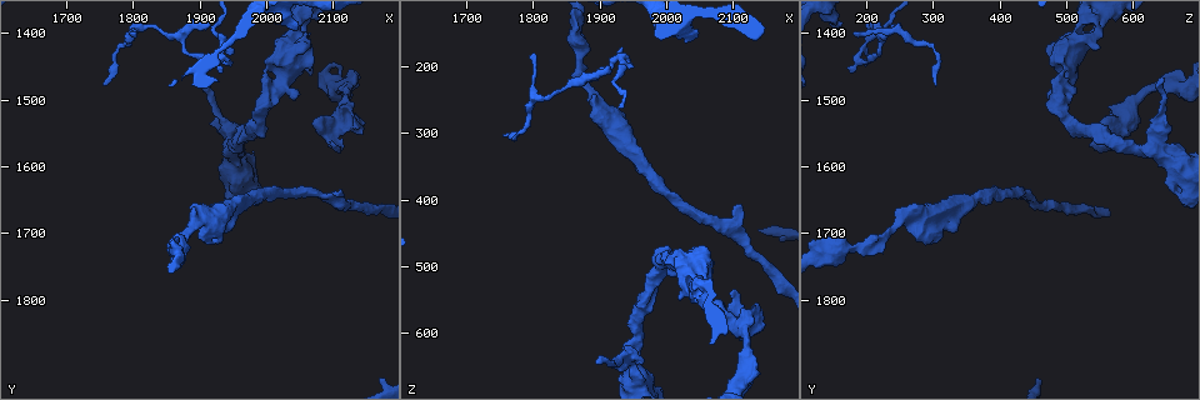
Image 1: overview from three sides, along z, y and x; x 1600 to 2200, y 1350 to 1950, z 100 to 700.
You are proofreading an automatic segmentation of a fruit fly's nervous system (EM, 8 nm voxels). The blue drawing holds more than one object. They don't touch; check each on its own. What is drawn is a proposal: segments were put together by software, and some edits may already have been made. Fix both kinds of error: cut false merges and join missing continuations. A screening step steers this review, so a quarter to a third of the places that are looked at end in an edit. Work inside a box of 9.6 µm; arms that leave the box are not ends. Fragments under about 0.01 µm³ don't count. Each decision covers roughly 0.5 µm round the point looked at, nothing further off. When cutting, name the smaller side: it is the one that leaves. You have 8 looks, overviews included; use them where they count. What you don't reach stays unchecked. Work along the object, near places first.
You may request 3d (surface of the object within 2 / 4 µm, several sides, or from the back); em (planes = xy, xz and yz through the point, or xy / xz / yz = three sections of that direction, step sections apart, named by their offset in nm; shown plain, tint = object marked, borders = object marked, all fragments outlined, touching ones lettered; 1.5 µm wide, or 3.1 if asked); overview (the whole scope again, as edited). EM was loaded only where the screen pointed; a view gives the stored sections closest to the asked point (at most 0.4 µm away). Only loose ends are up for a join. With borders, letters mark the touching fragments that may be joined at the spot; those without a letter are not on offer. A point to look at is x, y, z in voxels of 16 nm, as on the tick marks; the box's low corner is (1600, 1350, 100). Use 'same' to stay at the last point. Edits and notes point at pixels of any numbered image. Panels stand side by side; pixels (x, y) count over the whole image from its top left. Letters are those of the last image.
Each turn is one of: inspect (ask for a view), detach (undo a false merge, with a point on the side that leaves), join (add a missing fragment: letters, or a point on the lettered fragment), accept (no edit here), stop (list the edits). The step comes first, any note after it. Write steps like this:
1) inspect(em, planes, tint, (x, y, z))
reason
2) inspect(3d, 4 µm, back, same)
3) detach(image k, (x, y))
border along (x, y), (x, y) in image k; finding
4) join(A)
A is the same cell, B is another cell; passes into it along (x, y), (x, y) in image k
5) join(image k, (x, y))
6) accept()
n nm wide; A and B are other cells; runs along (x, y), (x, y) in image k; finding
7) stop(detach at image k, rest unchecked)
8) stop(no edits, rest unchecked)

inspect(em, planes, borders, (1990, 1455, 495))
an open end

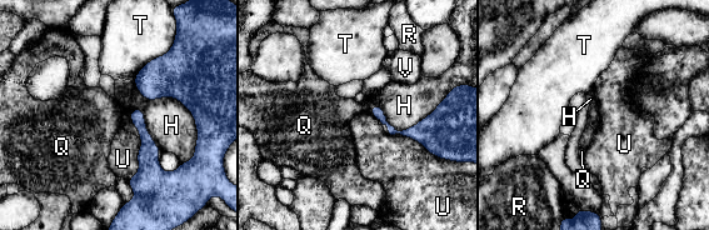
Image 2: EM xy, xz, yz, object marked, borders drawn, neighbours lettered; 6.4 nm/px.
accept()
H, Q, R, T, U and V are other cells; border along (139, 136), (138, 171), (128, 180) in image 2; no lettered fragment goes on from it

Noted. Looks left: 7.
inspect(em, xz, step 4, tint, (2140, 1540, 555))
branch stops here

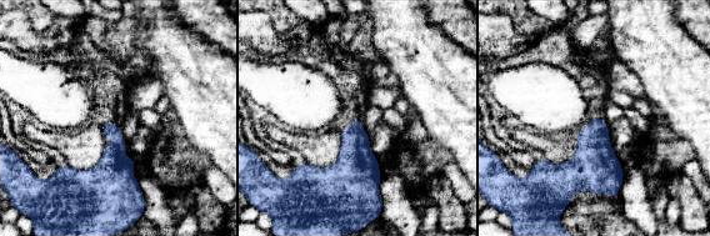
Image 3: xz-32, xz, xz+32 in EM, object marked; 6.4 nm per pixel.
inspect(em, planes, borders, same)
another direction

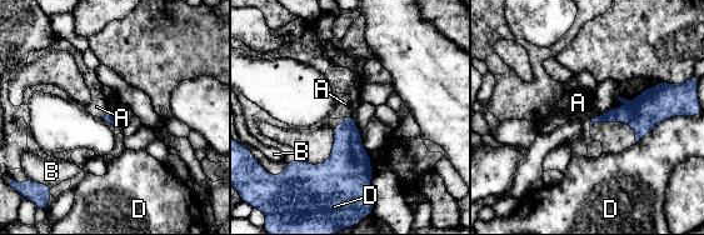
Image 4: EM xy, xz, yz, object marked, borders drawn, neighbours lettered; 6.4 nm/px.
join(A)
A is the same cell, B and D are other cells; passes into it along (348, 154), (348, 115), (345, 104) in image 4; the cell continues

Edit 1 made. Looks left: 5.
inspect(em, planes, borders, (2090, 1645, 445))
sharp bend

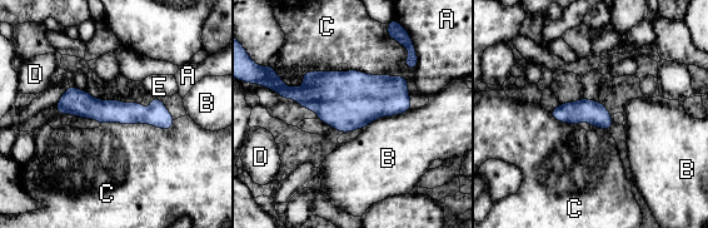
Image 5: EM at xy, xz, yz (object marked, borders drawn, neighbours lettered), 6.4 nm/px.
accept()
140 nm wide; A, B, C, D and E are other cells; border along (277, 73), (403, 75), (410, 94) in image 5; all the same cell

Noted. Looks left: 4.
inspect(3d, 2 µm, (1780, 1420, 300))
sharp bend

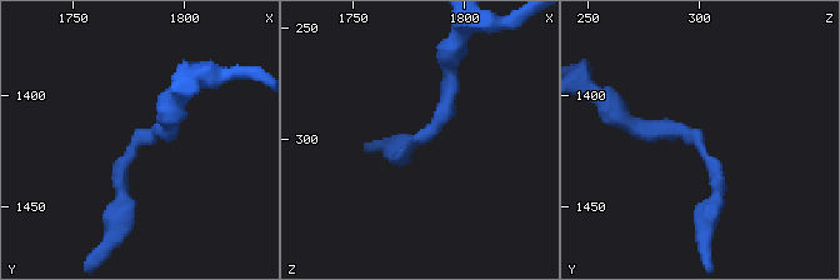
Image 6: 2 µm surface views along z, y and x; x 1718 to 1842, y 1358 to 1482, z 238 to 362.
inspect(em, planes, borders, (1781, 1417, 299))
need the tissue

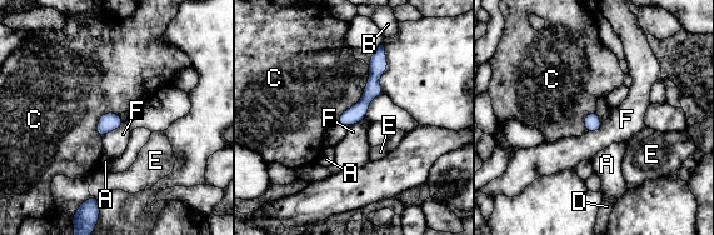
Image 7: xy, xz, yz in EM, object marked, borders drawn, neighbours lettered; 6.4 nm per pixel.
accept()
110 nm wide; A, B, C, D, E and F are other cells; runs along (380, 51), (373, 89), (343, 121) in image 7; one cell here

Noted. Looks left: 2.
stop(join at image 4, rest unchecked)

